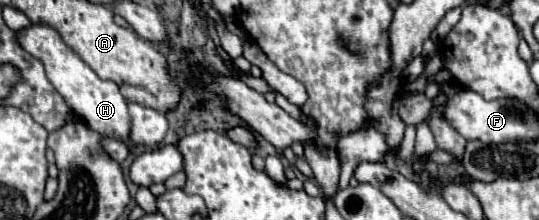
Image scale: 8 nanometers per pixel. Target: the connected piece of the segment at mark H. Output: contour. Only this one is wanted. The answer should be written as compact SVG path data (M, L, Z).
M30 25L16 33L18 43L34 57L44 63L46 77L54 85L54 89L64 97L66 105L74 111L78 119L82 119L90 129L98 131L102 137L122 139L122 143L130 143L130 113L128 103L120 95L120 89L114 81L100 79L54 31L50 25Z

